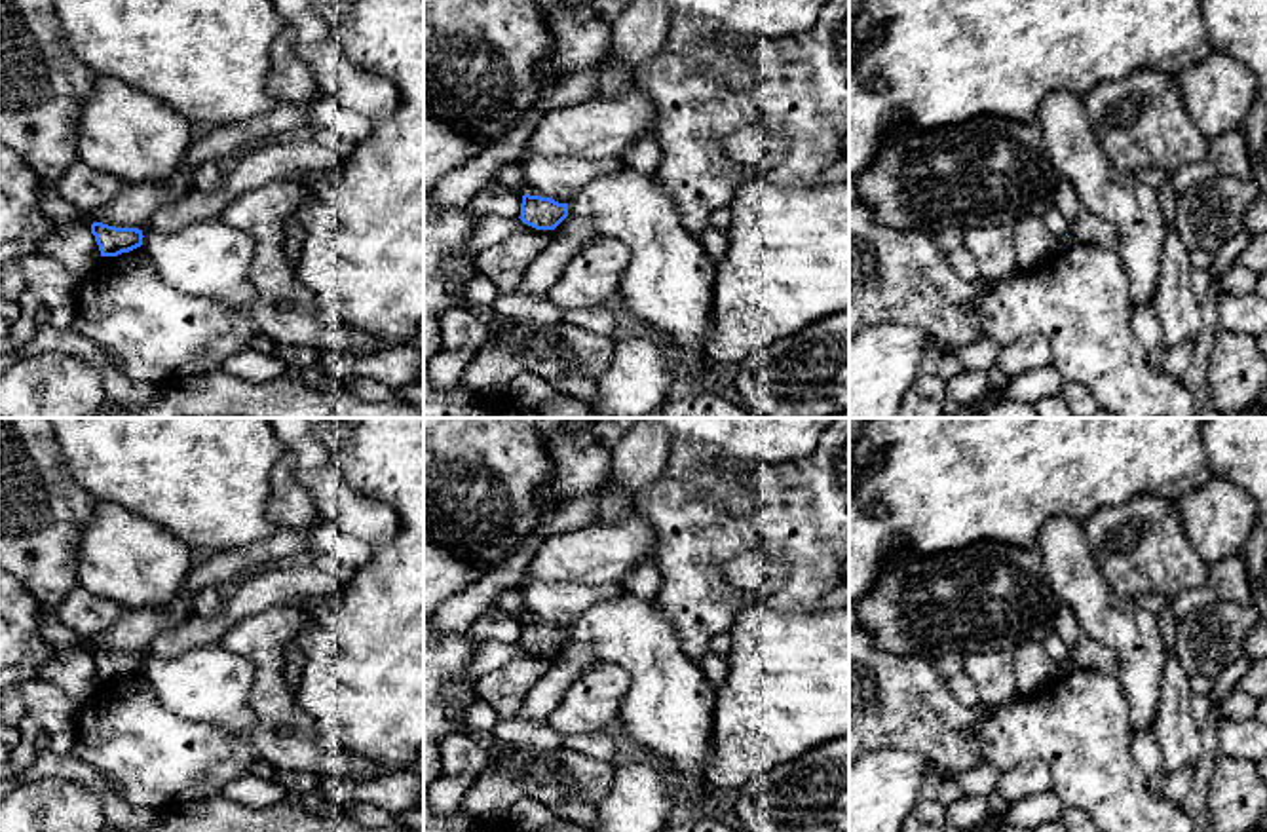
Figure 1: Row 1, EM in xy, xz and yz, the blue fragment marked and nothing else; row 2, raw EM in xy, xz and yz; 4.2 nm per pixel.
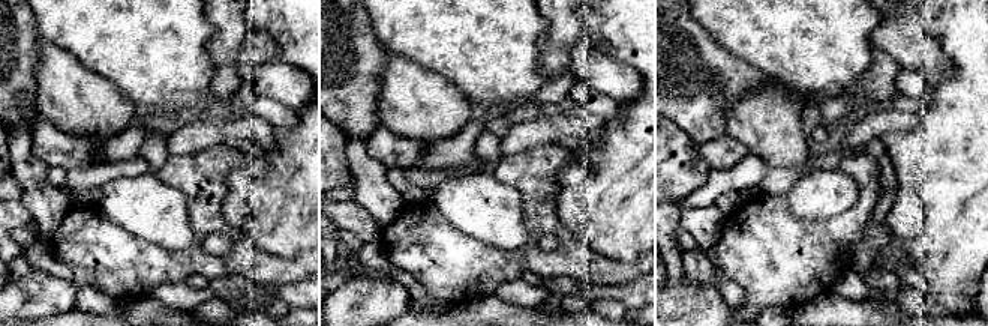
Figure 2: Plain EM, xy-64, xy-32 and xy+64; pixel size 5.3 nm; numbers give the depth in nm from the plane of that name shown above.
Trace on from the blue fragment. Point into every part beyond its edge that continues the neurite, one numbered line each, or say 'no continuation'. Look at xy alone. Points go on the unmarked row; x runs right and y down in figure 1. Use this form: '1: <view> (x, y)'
no continuation

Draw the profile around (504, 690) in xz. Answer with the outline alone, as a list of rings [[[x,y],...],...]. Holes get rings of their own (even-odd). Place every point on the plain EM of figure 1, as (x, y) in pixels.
[[[519,655],[477,680],[477,695],[501,718],[520,712],[526,693],[547,674],[549,655]]]

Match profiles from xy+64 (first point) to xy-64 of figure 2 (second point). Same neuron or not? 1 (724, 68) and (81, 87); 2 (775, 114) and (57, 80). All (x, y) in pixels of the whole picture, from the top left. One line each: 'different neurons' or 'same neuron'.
1: different neurons
2: same neuron

